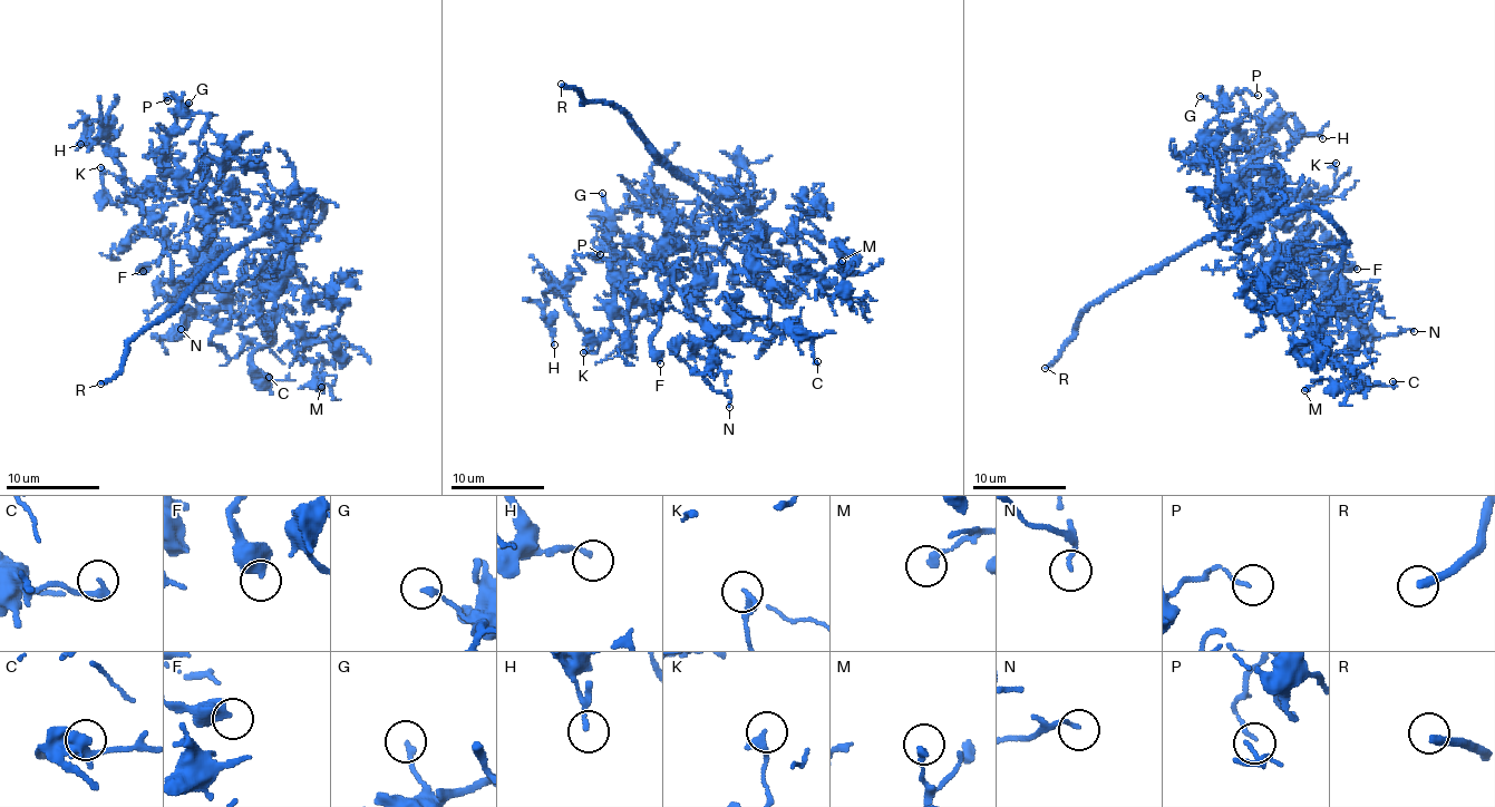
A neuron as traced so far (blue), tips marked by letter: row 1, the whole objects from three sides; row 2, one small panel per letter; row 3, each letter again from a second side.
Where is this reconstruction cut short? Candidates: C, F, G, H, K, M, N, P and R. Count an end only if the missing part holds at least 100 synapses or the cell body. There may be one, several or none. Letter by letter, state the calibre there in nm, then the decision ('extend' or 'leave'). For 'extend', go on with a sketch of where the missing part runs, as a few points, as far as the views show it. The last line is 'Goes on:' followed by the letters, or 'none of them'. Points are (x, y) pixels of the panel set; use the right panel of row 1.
C: 240 nm | leave
F: 600 nm | leave
G: 200 nm | leave
H: 150 nm | leave
K: 260 nm | leave
M: 240 nm | leave
N: 130 nm | leave
P: 130 nm | leave
R: 280 nm | extend
Goes on: R

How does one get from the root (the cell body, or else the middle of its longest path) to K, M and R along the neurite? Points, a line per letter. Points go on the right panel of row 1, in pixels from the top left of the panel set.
K: (1338, 232), (1338, 244), (1265, 289), (1296, 264), (1263, 275), (1279, 204), (1324, 201), (1336, 163)
M: (1338, 232), (1333, 289), (1294, 320), (1332, 310), (1314, 317), (1314, 339), (1343, 381), (1304, 390)
R: (1338, 232), (1316, 208), (1281, 207), (1221, 232), (1183, 253), (1149, 266), (1083, 309), (1073, 339), (1045, 368)

